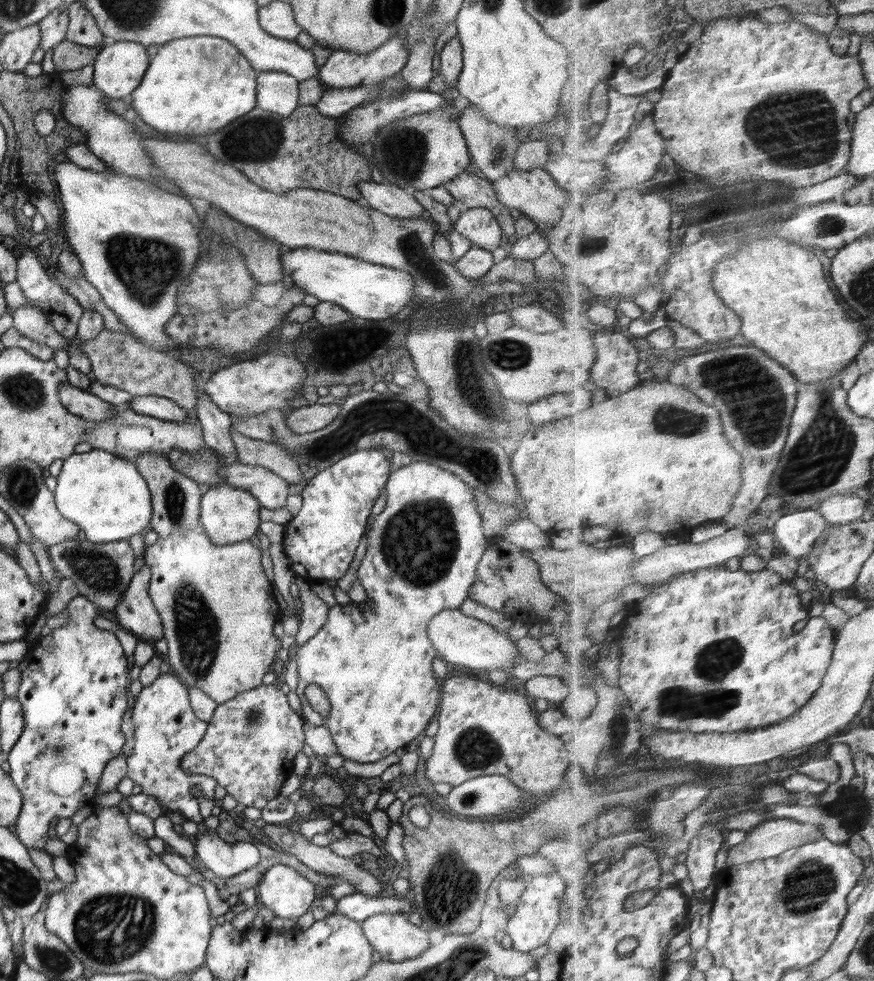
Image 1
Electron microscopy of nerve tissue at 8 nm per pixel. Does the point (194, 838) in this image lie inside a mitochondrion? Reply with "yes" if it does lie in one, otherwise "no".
no

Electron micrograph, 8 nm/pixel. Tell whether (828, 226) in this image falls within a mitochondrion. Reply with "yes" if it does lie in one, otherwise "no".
yes

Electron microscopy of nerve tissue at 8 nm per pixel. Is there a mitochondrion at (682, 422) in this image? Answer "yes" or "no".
yes

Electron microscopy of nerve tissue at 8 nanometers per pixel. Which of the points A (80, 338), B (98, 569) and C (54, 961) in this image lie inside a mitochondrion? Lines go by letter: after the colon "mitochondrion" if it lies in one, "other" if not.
A: other
B: mitochondrion
C: mitochondrion

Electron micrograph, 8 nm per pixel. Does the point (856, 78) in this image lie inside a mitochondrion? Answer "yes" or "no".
no

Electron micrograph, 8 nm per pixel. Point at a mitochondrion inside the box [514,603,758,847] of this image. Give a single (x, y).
(716, 661)

